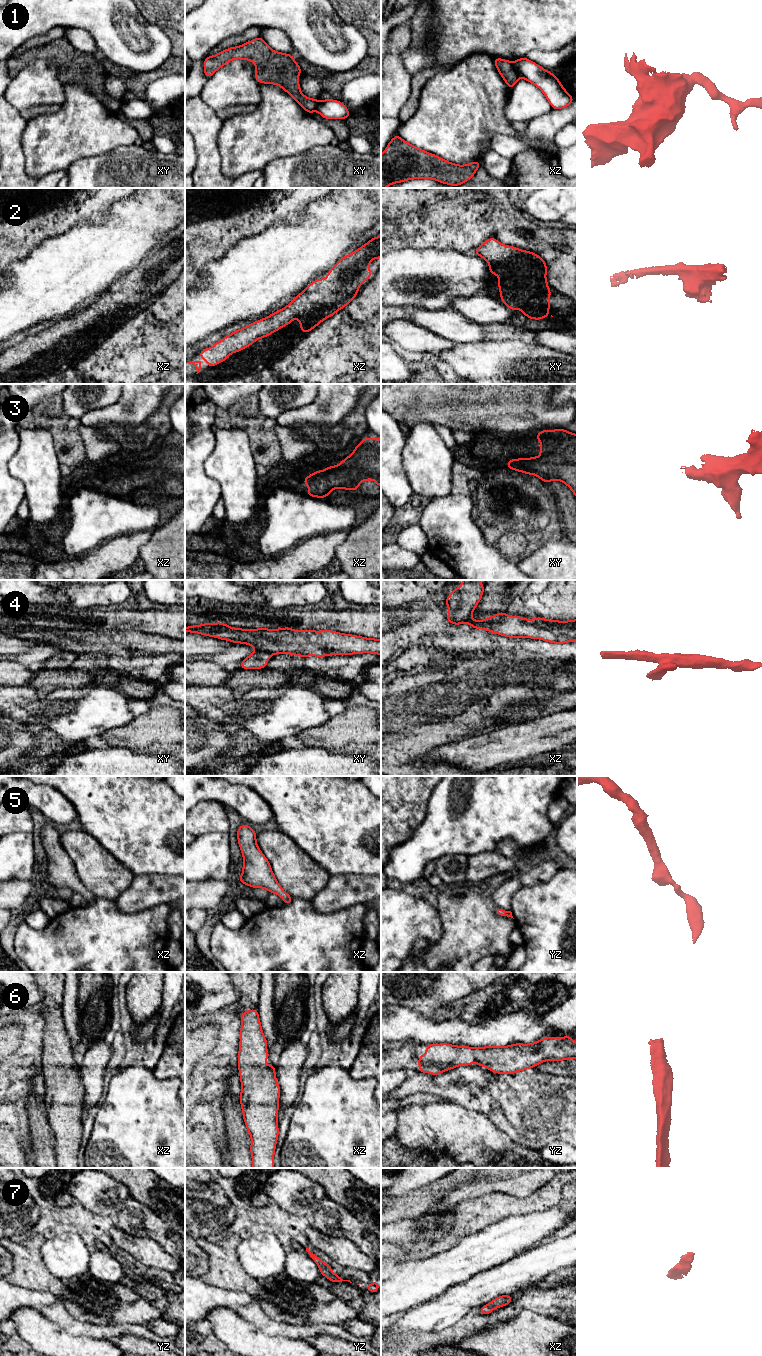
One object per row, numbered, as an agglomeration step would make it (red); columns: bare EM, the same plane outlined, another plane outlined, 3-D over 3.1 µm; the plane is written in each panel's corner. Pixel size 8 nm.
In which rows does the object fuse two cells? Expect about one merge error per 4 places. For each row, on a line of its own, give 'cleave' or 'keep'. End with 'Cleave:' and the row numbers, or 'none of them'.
1: cleave
2: keep
3: keep
4: cleave
5: keep
6: keep
7: keep
Cleave: 1, 4

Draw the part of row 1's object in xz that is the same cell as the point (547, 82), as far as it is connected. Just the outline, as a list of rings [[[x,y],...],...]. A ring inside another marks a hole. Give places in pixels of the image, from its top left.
[[[526,57],[516,60],[513,65],[522,78],[536,85],[544,93],[552,109],[565,108],[574,101],[552,72],[546,71]]]

